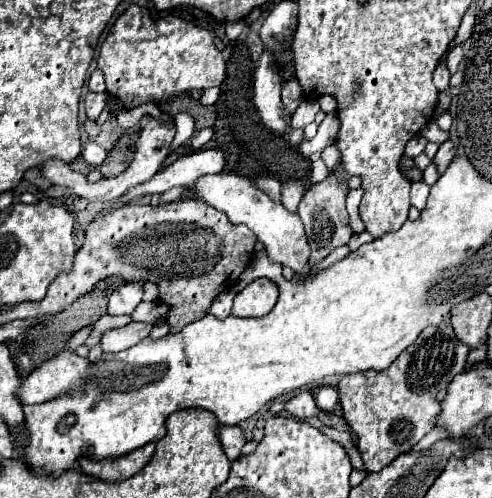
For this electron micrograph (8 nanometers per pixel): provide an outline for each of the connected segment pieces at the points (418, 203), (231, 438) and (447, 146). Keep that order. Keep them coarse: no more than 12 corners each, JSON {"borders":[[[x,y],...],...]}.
{"borders":[[[419,181],[411,185],[411,205],[425,207],[429,185]],[[237,425],[221,427],[219,439],[227,457],[241,457],[245,433]],[[451,141],[441,143],[435,163],[439,175],[455,157]]]}

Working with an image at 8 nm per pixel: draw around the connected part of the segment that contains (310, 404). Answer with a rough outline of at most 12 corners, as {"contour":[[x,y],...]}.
{"contour":[[311,393],[287,401],[285,409],[297,419],[317,415]]}

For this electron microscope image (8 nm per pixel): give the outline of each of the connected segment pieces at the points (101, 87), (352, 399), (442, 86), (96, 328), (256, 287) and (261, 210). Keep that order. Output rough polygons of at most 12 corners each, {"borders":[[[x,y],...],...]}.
{"borders":[[[99,69],[89,79],[89,89],[105,93],[105,77]],[[451,325],[391,367],[339,379],[367,471],[433,429],[437,393],[465,367]],[[445,63],[435,71],[433,77],[435,87],[439,93],[447,93],[451,89]],[[128,315],[102,316],[93,326],[85,345],[91,349],[101,335],[131,322]],[[255,279],[233,303],[235,317],[263,317],[279,297],[271,279]],[[203,175],[195,199],[247,225],[267,257],[299,273],[309,245],[297,213],[251,179]]]}

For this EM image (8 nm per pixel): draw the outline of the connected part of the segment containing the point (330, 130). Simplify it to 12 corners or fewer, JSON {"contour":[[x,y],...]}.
{"contour":[[323,119],[317,135],[301,143],[303,155],[323,151],[335,143],[337,119]]}

